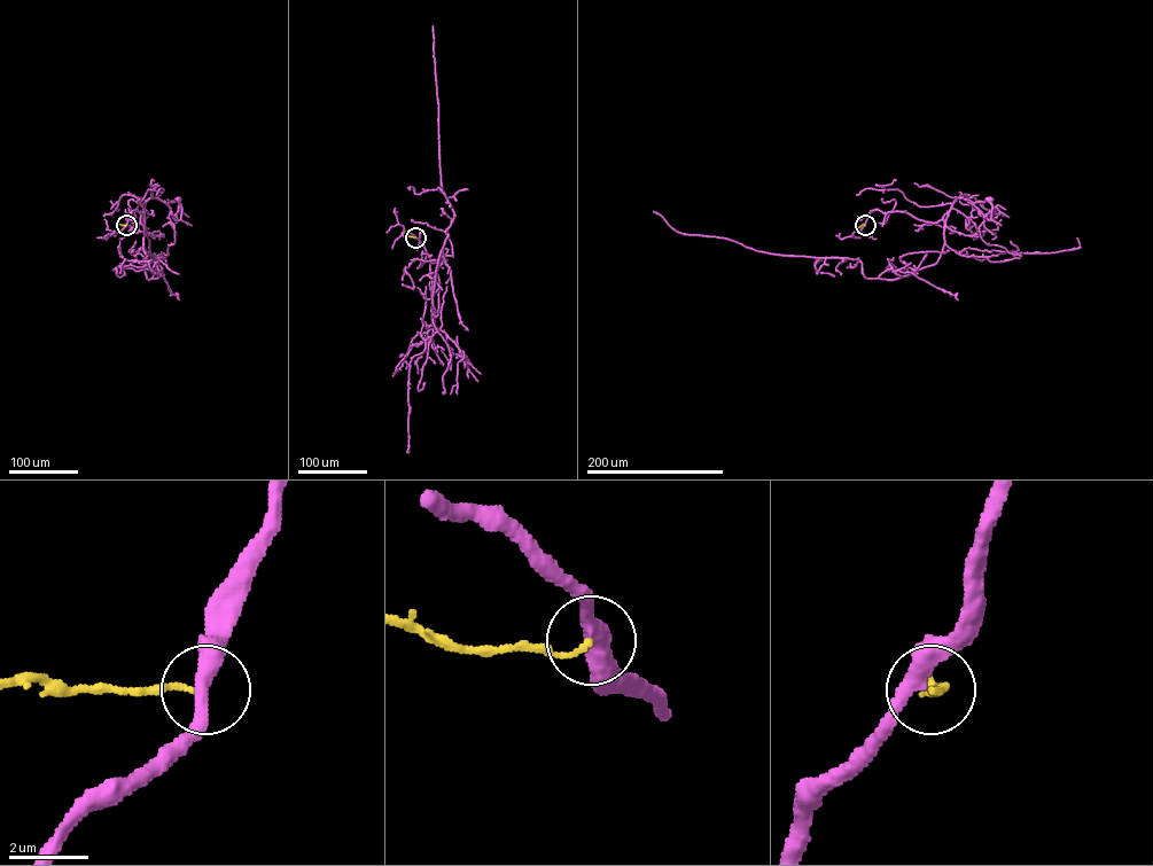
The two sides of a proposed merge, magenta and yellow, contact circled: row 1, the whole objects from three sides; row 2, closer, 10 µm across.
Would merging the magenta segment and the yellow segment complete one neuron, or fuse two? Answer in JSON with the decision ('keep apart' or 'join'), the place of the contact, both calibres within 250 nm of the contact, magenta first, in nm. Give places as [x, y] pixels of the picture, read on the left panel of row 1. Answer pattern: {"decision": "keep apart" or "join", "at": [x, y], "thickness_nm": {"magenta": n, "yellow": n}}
{"decision": "join", "at": [126, 225], "thickness_nm": {"magenta": 380, "yellow": 140}}

